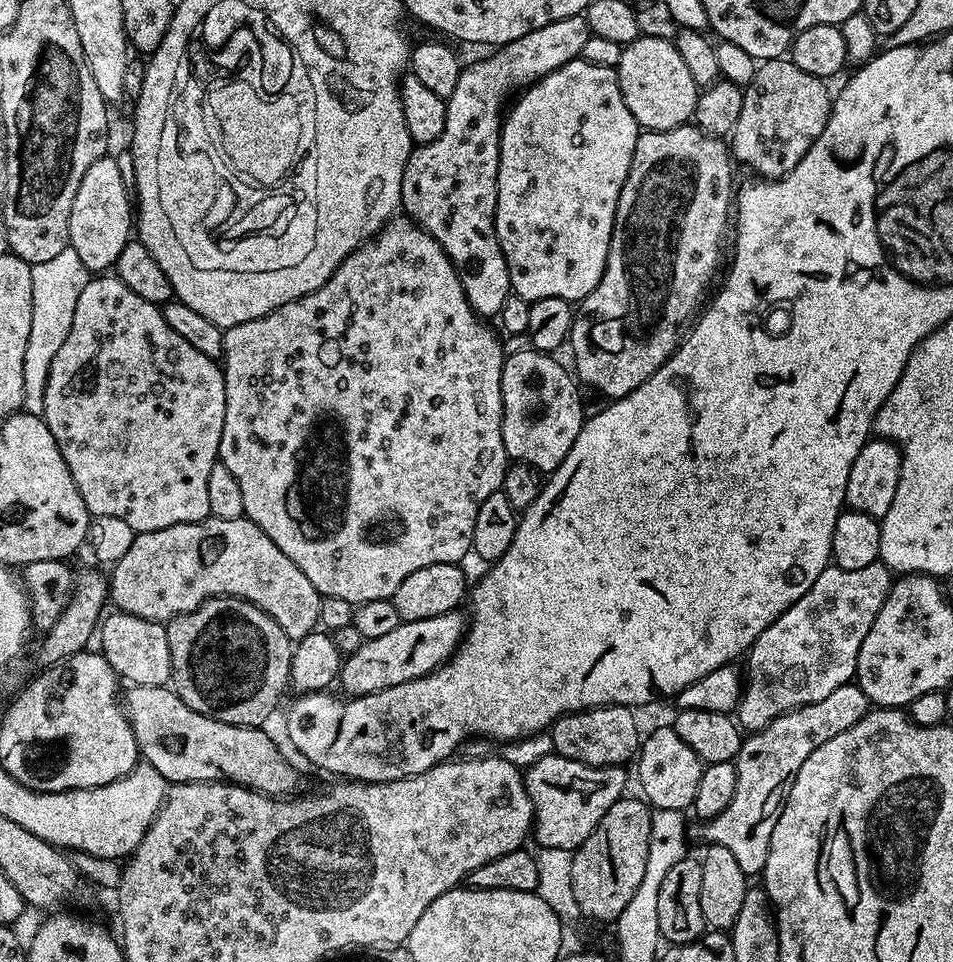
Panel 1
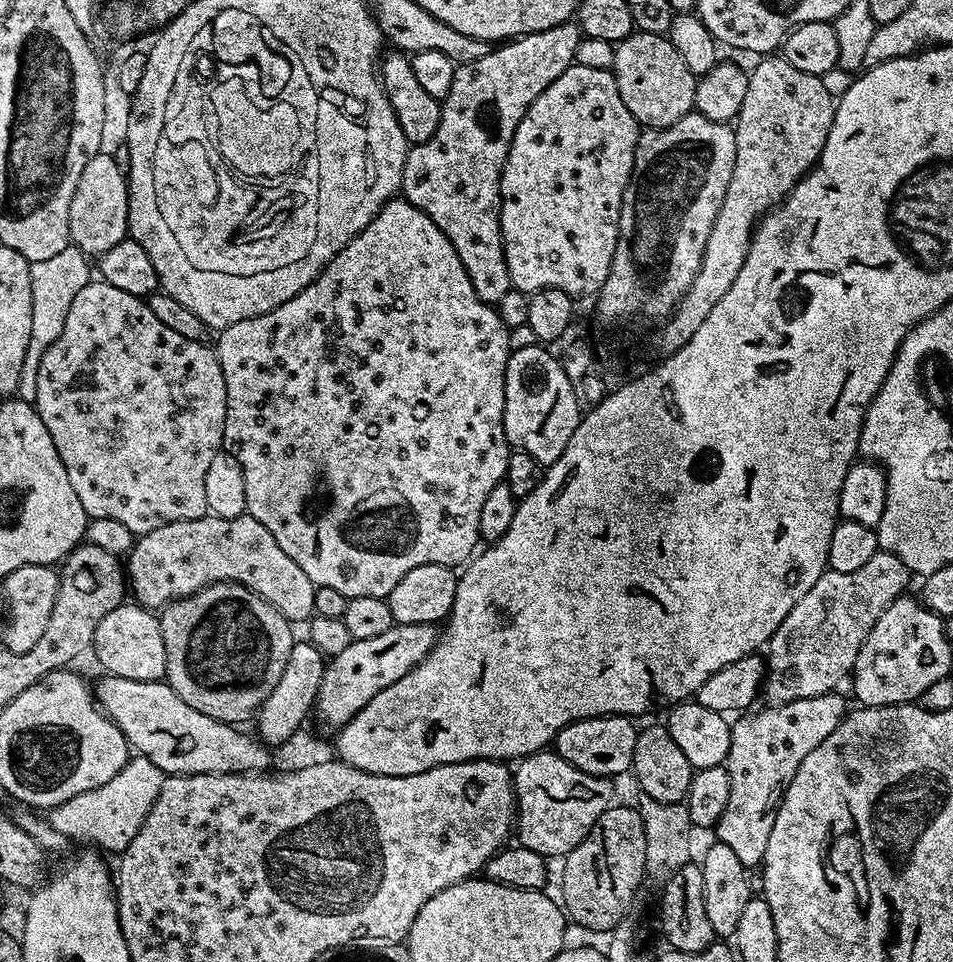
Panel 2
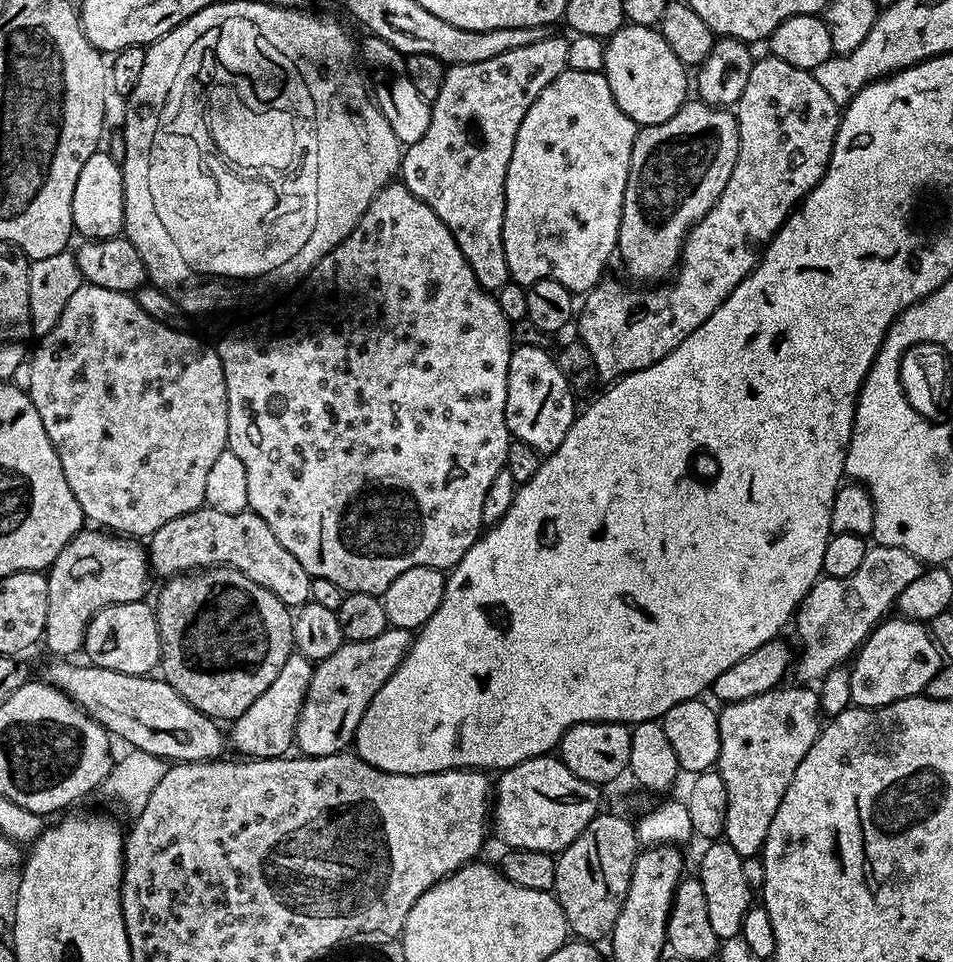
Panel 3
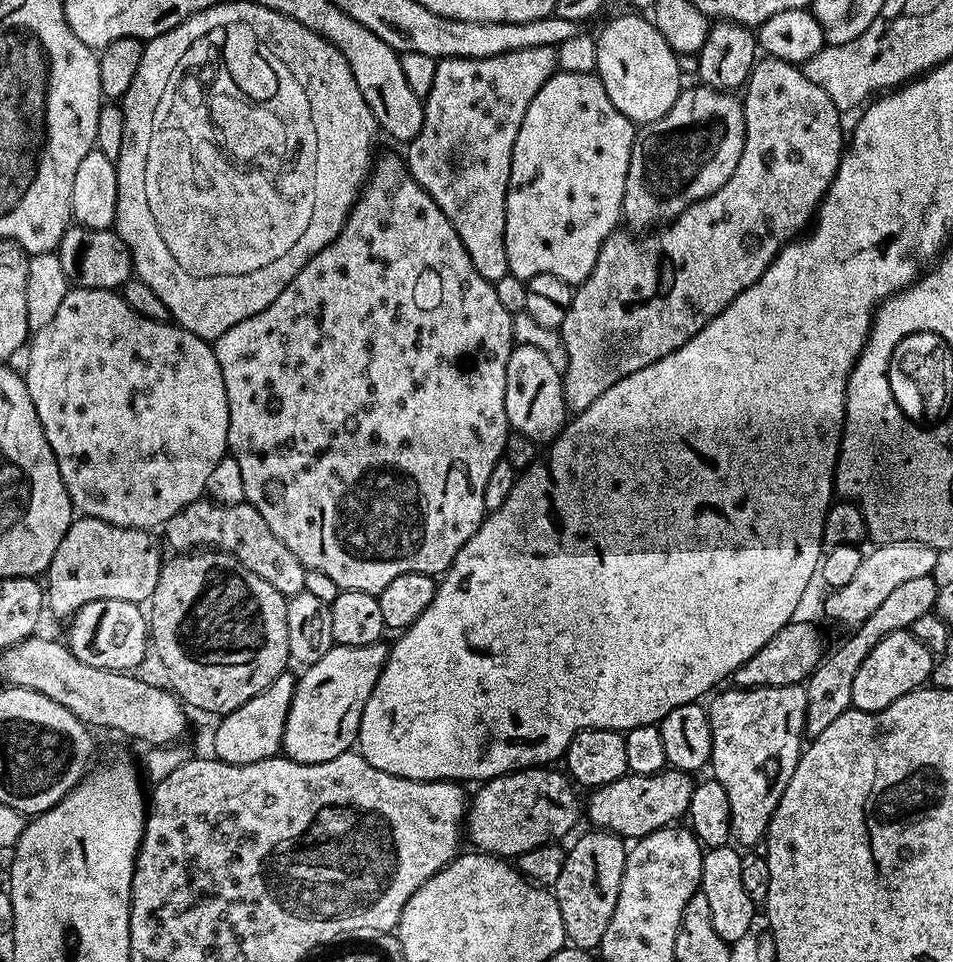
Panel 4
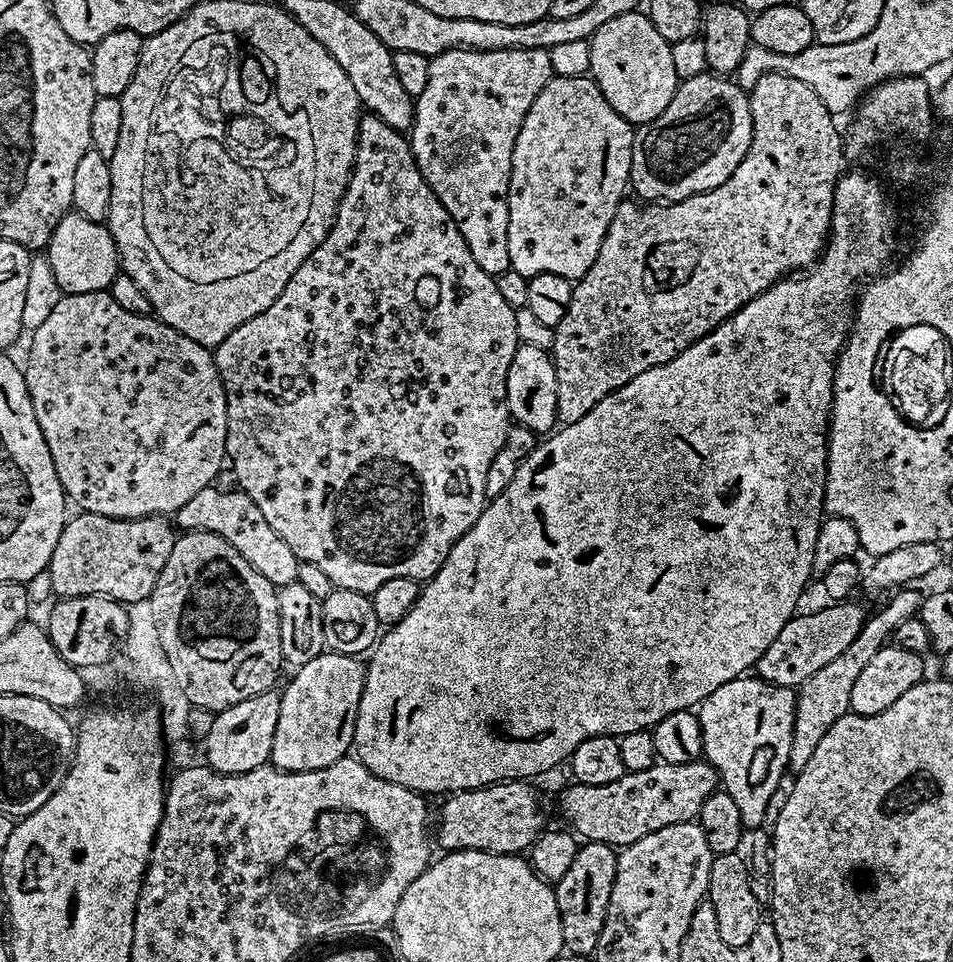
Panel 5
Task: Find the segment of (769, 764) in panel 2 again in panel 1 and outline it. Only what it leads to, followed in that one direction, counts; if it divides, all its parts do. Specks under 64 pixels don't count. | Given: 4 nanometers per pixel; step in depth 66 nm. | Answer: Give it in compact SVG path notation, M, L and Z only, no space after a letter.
M849 682L838 686L838 690L822 698L822 702L793 708L791 712L774 718L774 722L762 730L745 735L734 761L738 774L734 798L730 798L730 806L726 806L722 814L699 825L703 843L726 846L726 850L734 854L738 866L742 866L745 876L752 878L755 872L756 875L763 873L770 850L770 834L774 834L784 799L798 770L802 770L802 762L806 762L822 742L830 742L830 738L842 734L842 730L850 730L850 726L854 726L854 722L862 719L869 710L870 702L864 691L859 684Z

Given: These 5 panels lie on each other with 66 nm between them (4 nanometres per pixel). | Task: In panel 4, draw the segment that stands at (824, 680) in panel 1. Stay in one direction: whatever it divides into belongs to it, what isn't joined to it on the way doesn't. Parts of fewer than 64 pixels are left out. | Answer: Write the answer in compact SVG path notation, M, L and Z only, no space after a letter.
M891 540L885 544L877 544L875 547L864 552L862 566L854 573L854 579L846 582L846 586L833 588L827 593L824 600L824 612L836 624L841 624L847 630L859 628L874 610L878 610L881 604L901 582L907 582L910 578L926 578L933 575L937 570L937 549L929 544L914 542L913 540Z

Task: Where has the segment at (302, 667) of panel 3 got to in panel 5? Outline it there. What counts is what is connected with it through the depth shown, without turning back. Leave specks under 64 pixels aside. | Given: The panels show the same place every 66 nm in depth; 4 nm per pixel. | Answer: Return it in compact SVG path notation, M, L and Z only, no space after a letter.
M269 690L254 698L246 698L246 702L238 702L238 706L230 706L226 710L215 713L210 726L210 734L202 742L202 756L207 767L215 772L242 774L255 768L265 767L272 755L274 742L274 726L278 724L278 706L280 692Z

